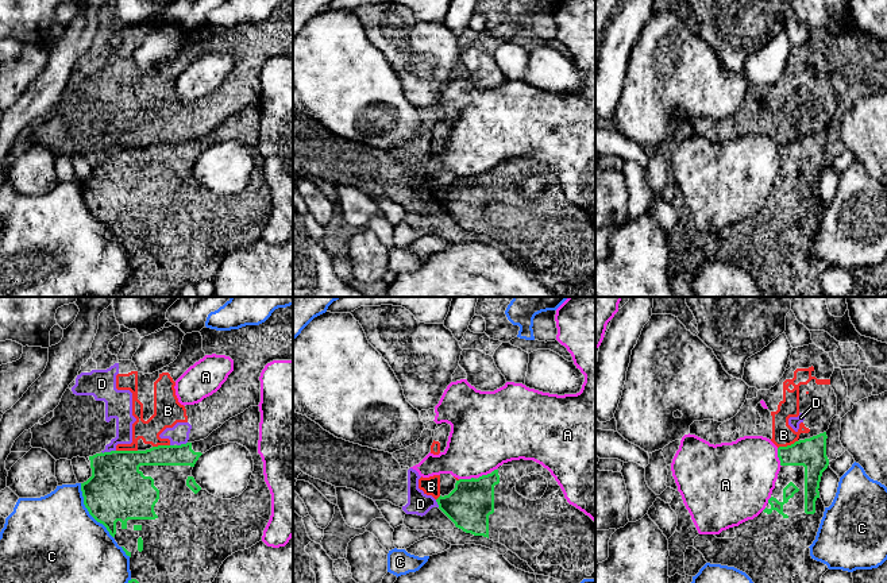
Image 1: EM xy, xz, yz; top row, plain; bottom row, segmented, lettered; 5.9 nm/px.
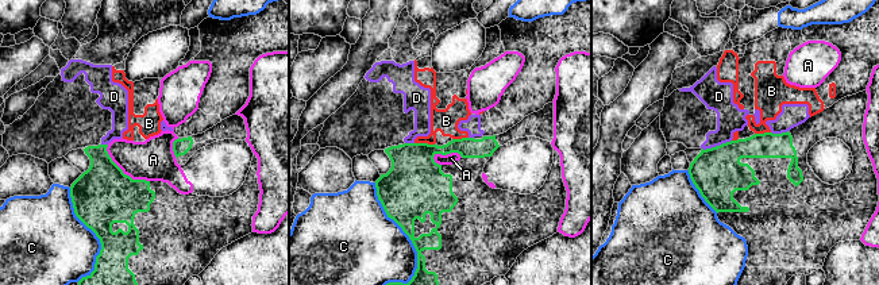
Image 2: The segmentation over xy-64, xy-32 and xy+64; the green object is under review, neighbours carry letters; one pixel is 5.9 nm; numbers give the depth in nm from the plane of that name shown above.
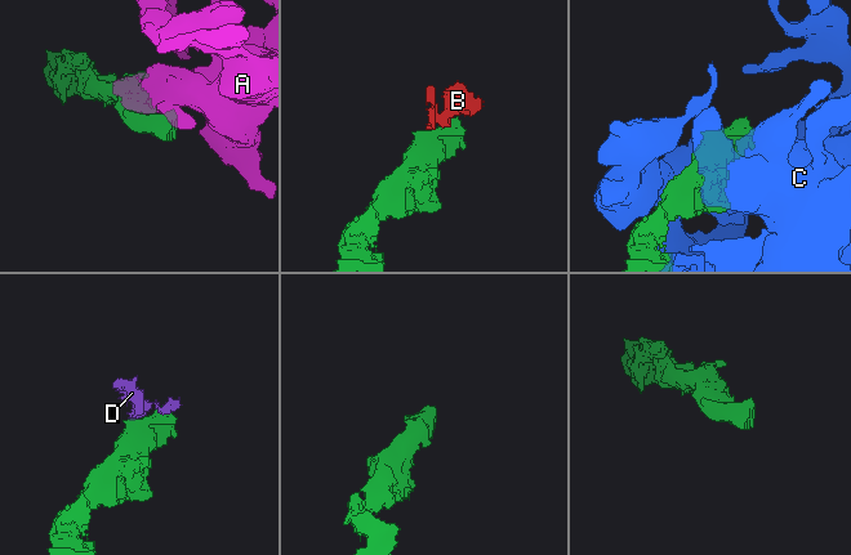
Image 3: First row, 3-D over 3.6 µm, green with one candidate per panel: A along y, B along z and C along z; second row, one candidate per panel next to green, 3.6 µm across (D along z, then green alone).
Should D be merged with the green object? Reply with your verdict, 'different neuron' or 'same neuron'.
different neuron

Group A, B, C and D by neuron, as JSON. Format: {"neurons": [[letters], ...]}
{"neurons": [["A"], ["B", "D"], ["C"]]}

